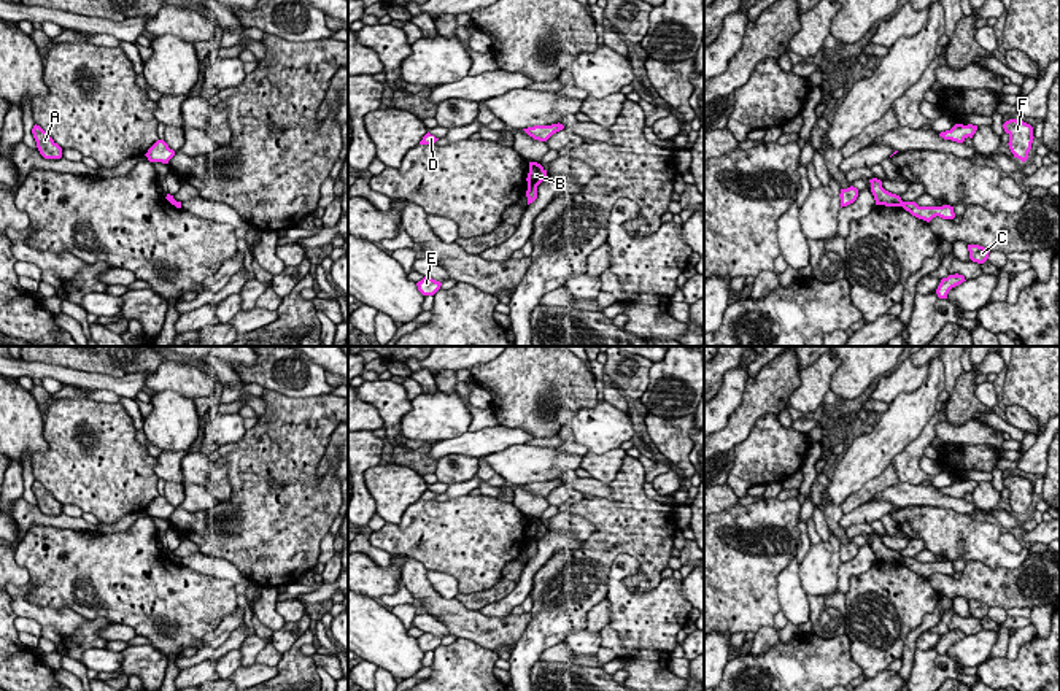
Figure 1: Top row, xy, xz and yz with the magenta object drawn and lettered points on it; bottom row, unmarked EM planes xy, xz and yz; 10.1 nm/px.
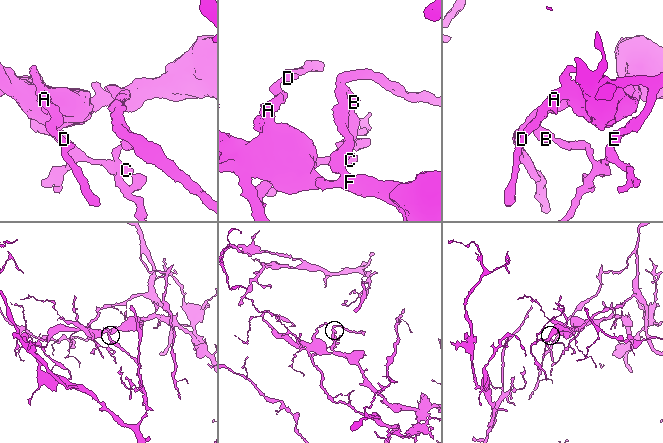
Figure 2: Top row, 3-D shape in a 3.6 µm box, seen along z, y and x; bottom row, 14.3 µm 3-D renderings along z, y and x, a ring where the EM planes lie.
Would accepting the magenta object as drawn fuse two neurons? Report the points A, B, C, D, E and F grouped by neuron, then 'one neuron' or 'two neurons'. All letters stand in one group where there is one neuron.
A B D F / C E | two neurons

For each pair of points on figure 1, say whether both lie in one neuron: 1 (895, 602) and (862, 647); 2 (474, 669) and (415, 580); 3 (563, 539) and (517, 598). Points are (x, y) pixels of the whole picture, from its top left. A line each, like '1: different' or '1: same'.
1: same
2: different
3: same

